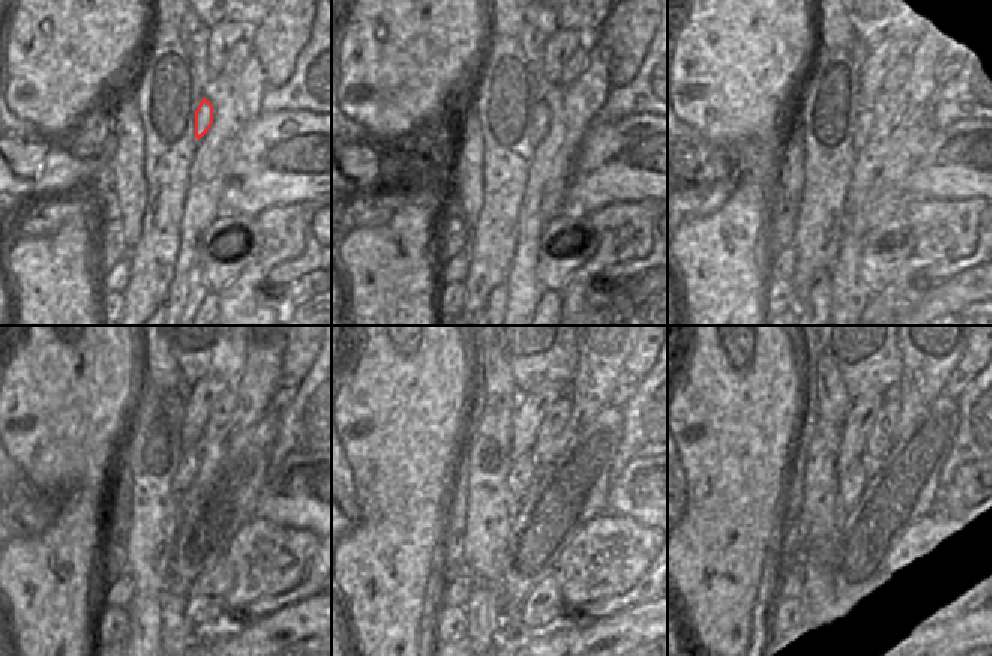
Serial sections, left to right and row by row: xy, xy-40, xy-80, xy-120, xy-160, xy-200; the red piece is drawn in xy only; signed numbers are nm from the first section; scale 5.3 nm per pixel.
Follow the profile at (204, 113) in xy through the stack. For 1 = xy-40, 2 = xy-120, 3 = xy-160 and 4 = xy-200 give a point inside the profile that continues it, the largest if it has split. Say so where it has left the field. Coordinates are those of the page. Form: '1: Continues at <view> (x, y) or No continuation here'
1: Continues at xy-40 (539, 116)
2: Continues at xy-120 (191, 458)
3: Continues at xy-160 (521, 472)
4: Continues at xy-200 (851, 484)

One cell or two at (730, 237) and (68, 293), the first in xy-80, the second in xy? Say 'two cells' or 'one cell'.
one cell

